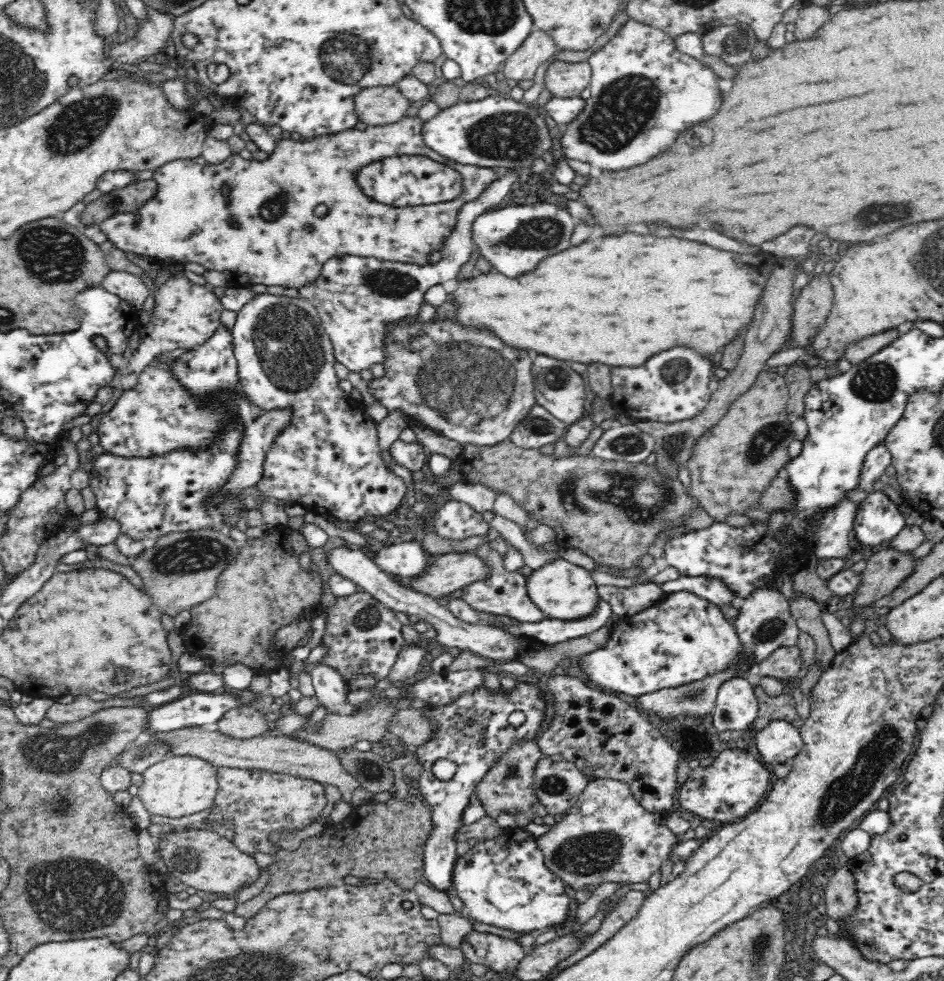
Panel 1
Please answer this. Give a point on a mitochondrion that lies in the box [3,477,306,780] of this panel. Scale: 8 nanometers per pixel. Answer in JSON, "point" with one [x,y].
{"point":[187,555]}

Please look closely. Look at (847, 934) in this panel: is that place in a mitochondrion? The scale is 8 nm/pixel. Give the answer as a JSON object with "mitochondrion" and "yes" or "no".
{"mitochondrion":"no"}

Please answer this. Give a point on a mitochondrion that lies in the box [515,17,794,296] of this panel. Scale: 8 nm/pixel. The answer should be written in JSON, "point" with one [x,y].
{"point":[626,107]}

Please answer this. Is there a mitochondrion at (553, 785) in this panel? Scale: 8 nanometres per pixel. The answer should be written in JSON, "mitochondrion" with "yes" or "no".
{"mitochondrion":"yes"}

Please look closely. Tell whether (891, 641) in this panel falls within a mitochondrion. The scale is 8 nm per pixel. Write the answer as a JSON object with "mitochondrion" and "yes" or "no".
{"mitochondrion":"no"}

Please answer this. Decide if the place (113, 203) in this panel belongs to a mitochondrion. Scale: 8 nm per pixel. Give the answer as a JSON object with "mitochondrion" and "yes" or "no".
{"mitochondrion":"yes"}

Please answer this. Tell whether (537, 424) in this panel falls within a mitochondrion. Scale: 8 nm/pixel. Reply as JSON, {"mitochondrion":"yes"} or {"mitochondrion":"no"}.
{"mitochondrion":"yes"}

